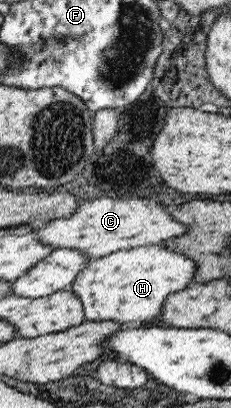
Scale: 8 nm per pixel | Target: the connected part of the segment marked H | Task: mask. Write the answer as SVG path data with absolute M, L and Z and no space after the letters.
M162 246L134 247L108 253L104 257L89 258L68 289L74 292L84 310L85 320L153 321L159 317L164 300L170 293L180 291L192 283L196 263L188 255Z

